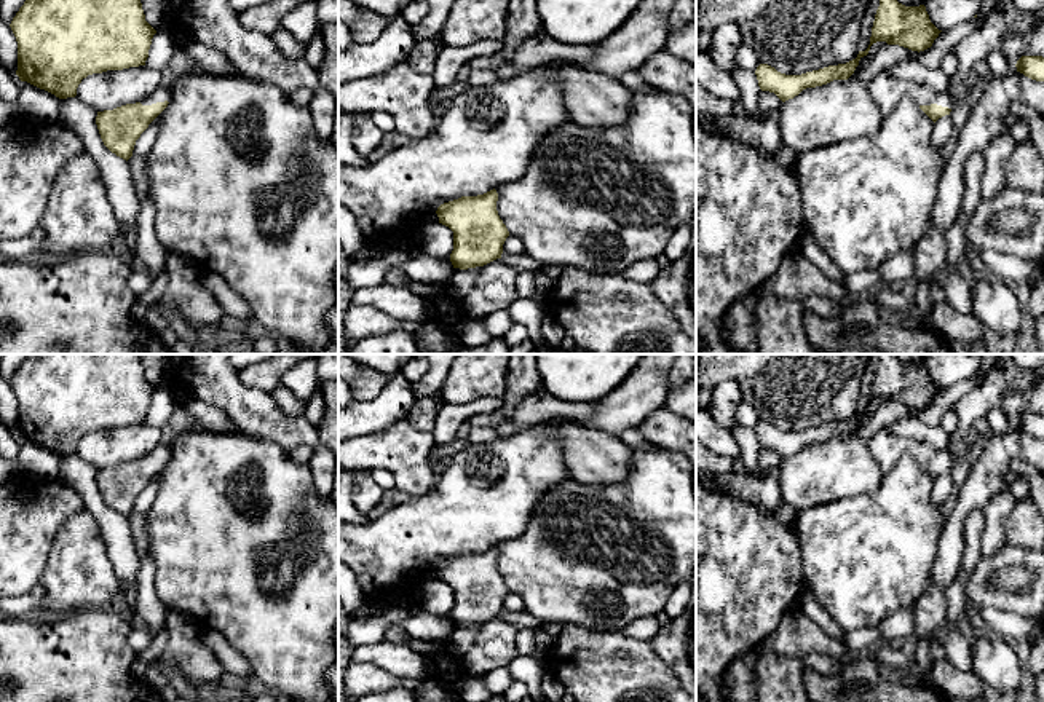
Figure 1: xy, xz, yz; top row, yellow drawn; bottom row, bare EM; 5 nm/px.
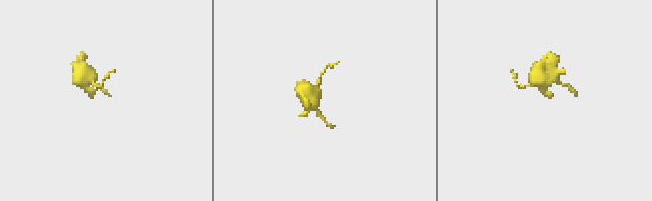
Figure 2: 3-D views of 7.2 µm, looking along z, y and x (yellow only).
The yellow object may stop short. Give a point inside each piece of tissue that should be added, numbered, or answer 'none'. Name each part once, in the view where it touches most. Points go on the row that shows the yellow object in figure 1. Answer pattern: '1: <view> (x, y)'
1: yz (886, 93)

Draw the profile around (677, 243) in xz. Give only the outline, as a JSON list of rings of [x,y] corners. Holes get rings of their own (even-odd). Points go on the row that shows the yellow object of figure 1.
[[[685,223],[682,228],[677,228],[669,243],[667,247],[664,250],[666,257],[674,262],[677,260],[686,249],[686,241],[690,236],[690,223]]]

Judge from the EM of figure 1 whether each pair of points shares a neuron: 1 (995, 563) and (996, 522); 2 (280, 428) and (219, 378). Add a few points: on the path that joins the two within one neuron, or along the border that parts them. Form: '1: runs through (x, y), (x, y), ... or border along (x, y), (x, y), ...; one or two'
1: border along (1004, 543), (996, 552), (982, 557); two
2: runs through (265, 420), (233, 393); one

